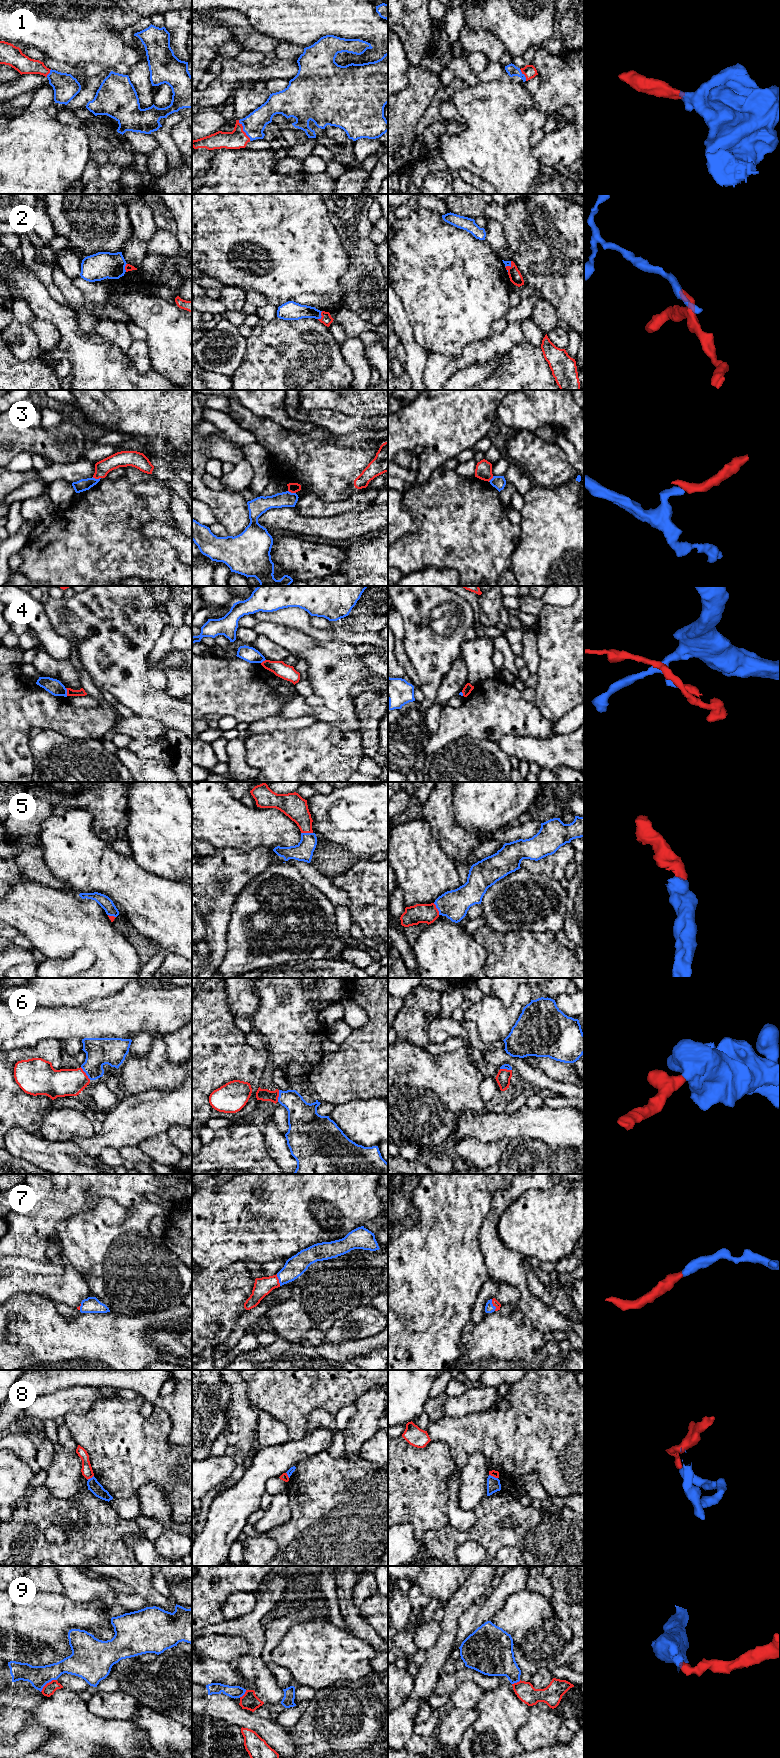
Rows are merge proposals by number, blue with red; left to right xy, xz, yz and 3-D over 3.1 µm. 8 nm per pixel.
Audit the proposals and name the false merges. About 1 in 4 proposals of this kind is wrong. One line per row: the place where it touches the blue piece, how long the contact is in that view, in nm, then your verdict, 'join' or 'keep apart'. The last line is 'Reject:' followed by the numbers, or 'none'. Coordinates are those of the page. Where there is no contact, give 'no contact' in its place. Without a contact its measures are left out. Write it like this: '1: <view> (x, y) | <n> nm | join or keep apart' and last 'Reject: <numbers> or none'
1: xz (243, 130) | 190 nm | join
2: xz (320, 315) | 80 nm | keep apart
3: xy (96, 479) | 70 nm | keep apart
4: xy (66, 692) | 70 nm | keep apart
5: xz (307, 833) | 100 nm | join
6: xy (85, 1072) | 130 nm | join
7: yz (494, 1306) | 100 nm | join
8: yz (492, 1476) | 80 nm | keep apart
9: xy (47, 1682) | 170 nm | keep apart
Reject: 2, 3, 4, 8, 9

